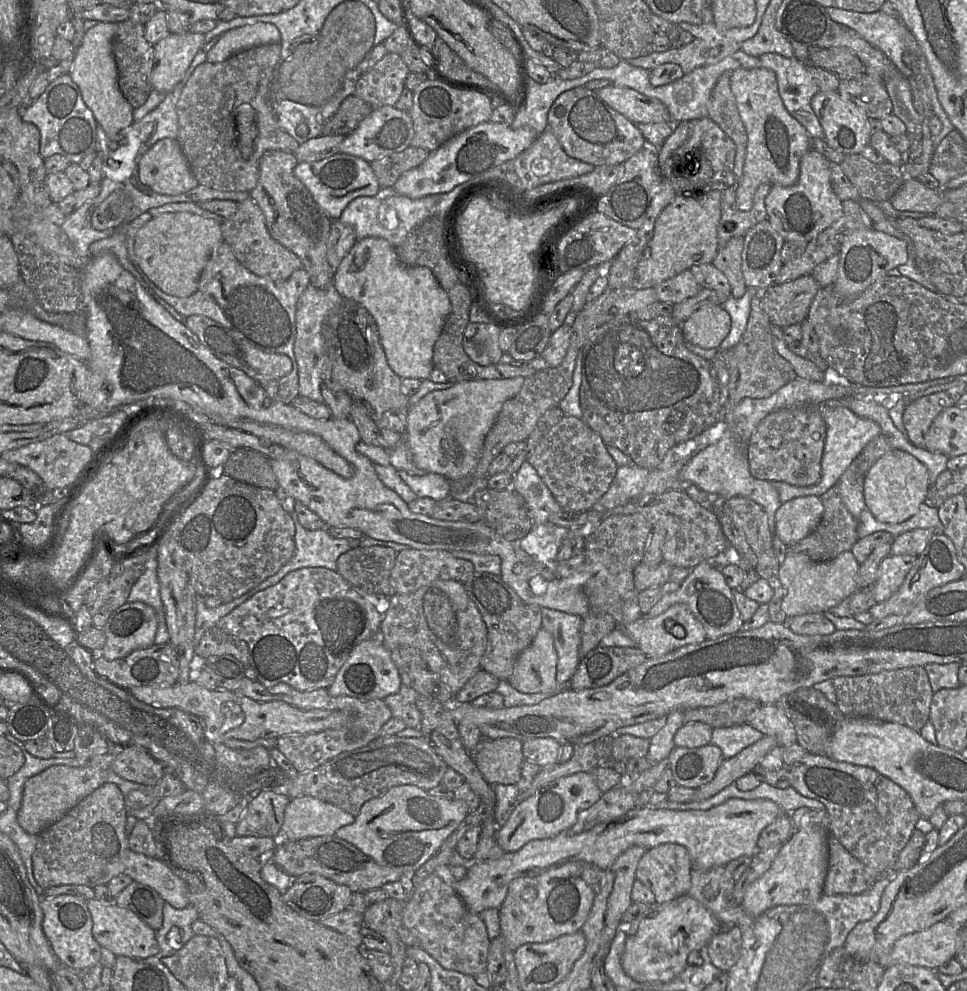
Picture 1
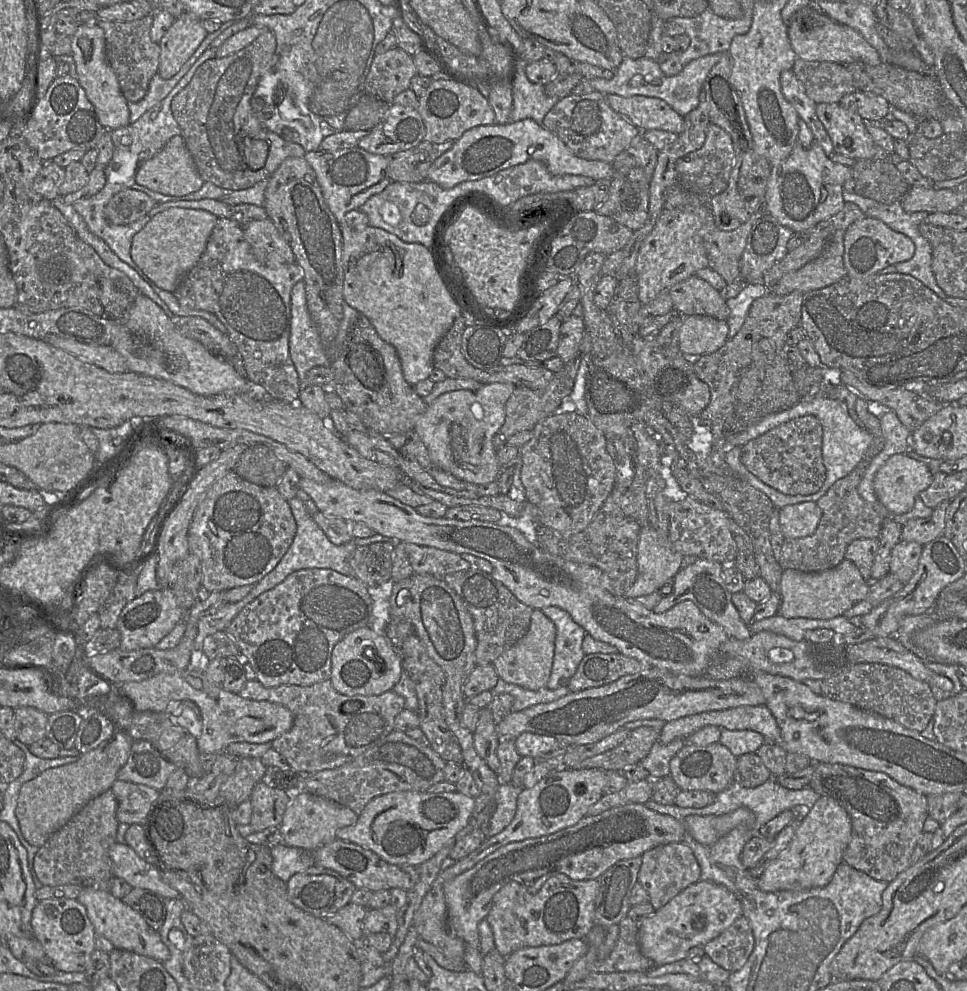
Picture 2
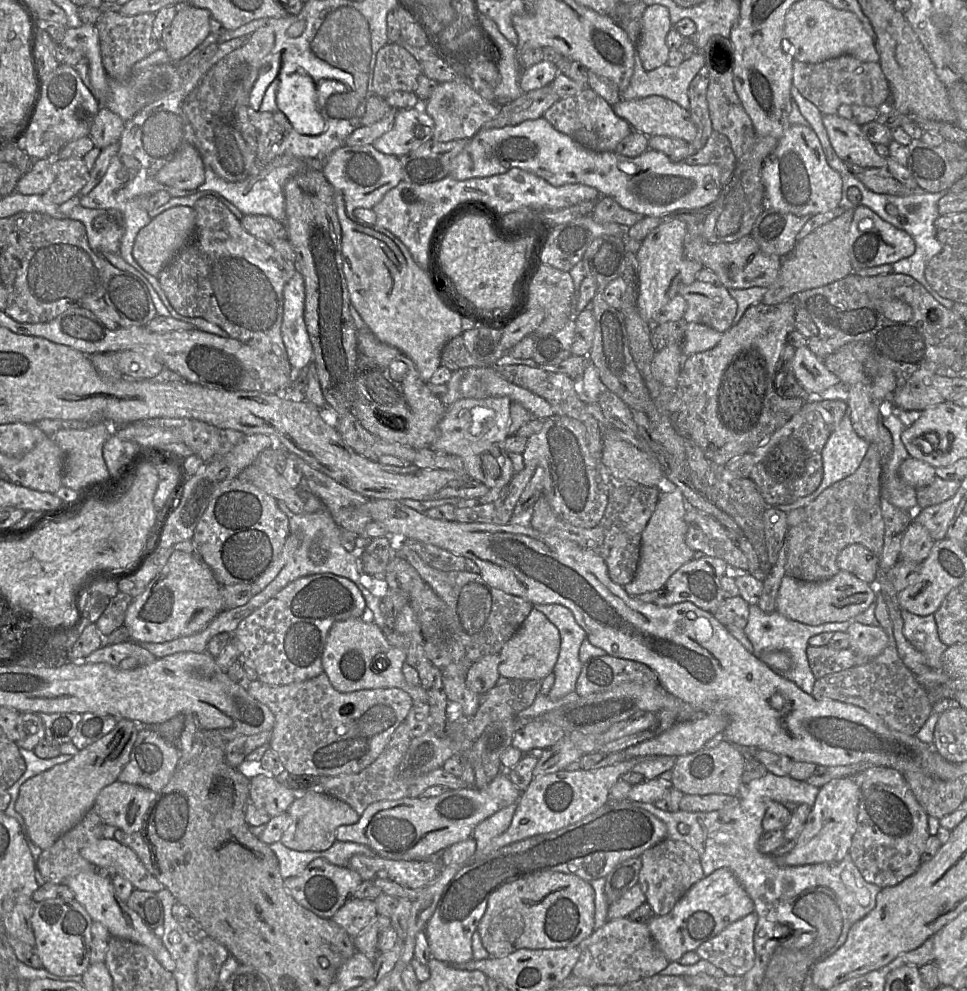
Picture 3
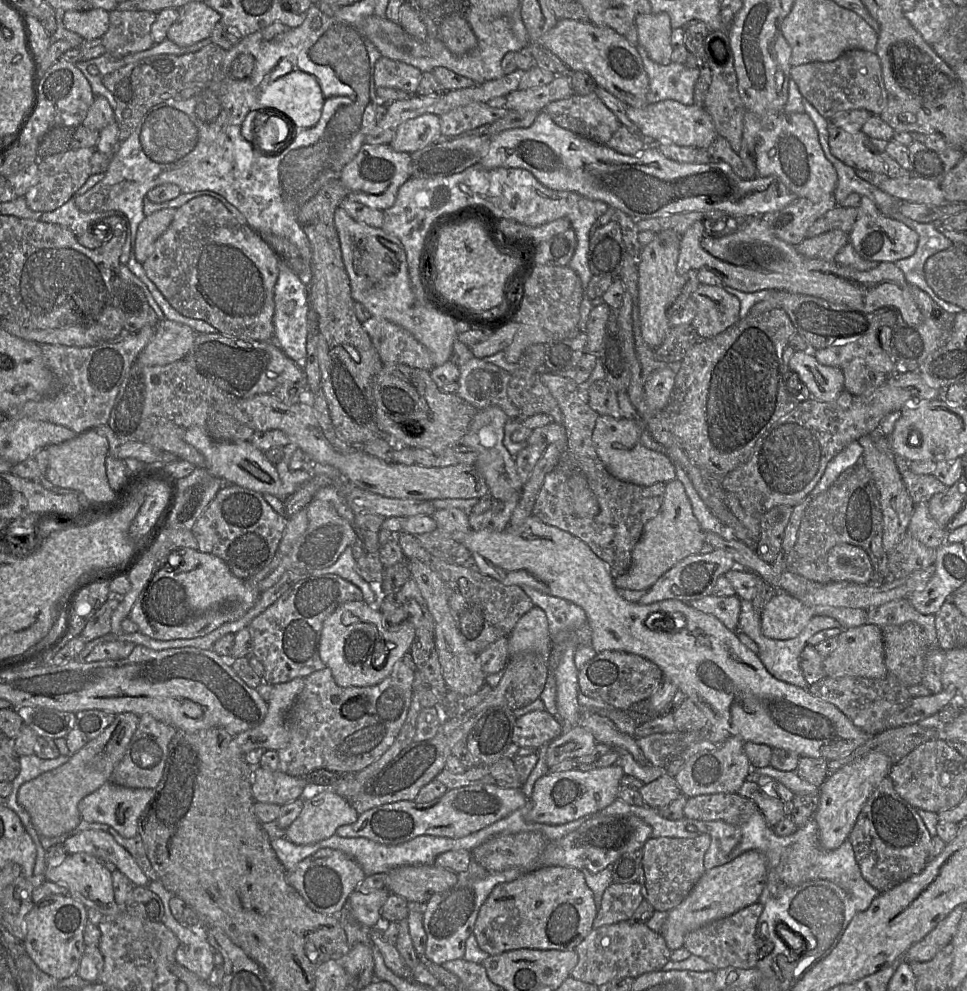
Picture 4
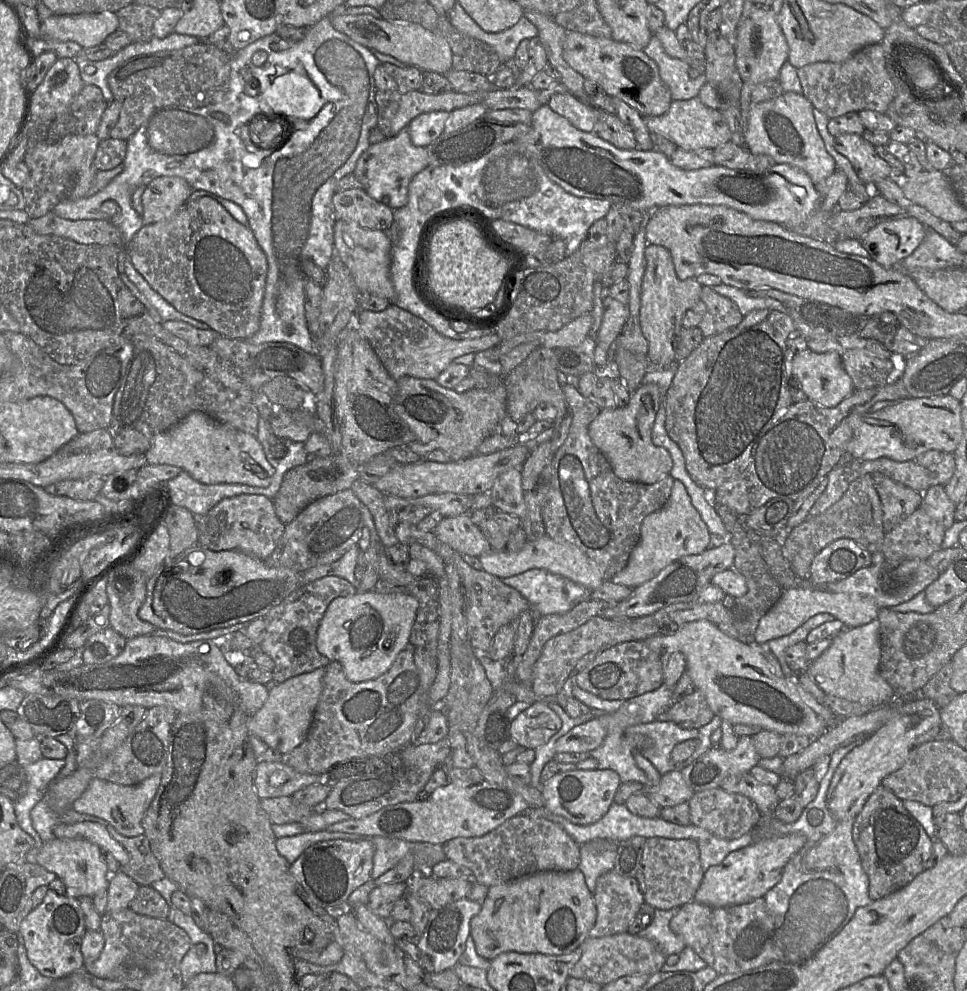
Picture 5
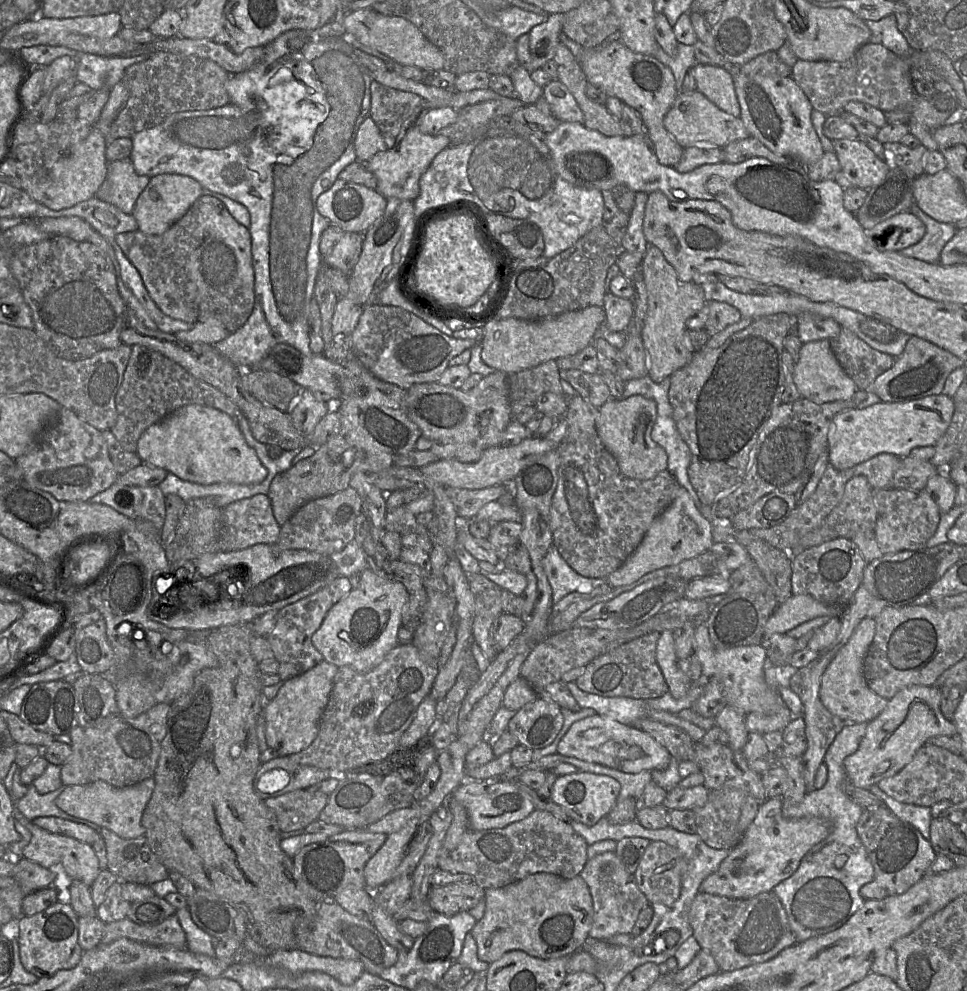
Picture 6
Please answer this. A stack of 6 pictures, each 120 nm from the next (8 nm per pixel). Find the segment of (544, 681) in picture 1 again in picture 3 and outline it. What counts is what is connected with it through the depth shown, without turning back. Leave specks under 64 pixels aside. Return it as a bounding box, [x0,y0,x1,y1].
[499,606,560,680]

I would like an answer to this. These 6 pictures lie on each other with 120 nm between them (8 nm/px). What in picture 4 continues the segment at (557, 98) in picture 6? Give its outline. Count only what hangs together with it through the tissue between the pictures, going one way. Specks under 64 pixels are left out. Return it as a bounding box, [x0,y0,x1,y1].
[545,92,621,144]

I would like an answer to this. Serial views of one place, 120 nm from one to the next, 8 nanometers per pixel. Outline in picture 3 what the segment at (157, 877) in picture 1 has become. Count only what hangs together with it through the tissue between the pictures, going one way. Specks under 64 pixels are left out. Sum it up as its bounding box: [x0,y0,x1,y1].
[80,838,165,893]

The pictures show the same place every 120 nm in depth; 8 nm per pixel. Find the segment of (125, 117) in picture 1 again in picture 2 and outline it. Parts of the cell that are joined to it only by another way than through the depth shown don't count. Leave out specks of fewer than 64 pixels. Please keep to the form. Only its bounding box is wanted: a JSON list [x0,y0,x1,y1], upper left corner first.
[71,23,130,131]

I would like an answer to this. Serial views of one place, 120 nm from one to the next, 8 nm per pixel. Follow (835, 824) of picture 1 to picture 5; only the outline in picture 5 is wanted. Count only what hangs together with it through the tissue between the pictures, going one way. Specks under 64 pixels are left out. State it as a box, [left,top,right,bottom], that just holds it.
[852,784,934,901]

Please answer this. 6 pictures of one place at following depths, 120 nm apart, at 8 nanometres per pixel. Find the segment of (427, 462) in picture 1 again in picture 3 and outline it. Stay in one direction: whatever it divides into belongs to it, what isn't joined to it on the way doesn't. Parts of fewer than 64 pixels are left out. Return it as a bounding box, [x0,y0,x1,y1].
[430,397,514,489]

